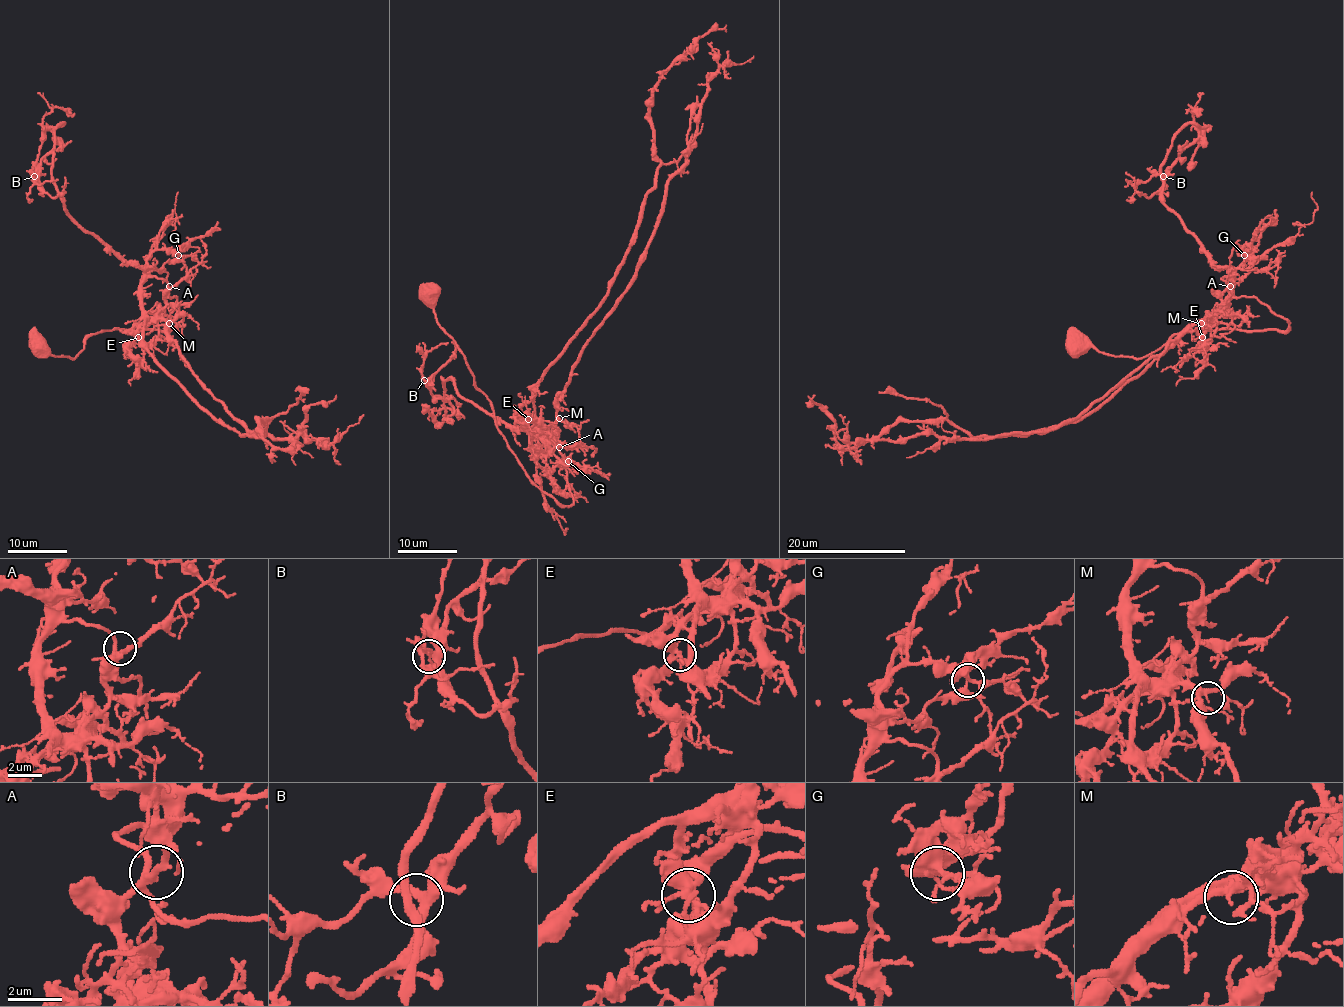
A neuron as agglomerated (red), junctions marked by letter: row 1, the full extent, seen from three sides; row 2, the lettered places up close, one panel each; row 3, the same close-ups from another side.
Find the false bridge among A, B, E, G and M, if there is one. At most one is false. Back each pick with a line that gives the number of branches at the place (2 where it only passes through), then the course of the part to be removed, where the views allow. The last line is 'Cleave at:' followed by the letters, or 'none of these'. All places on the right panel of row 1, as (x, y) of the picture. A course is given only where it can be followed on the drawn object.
E: 5 branches meet; foreign part runs (1201, 337), (1206, 329), (1216, 323), (1230, 323), (1237, 314), (1247, 325), (1247, 320)
Cleave at: E

